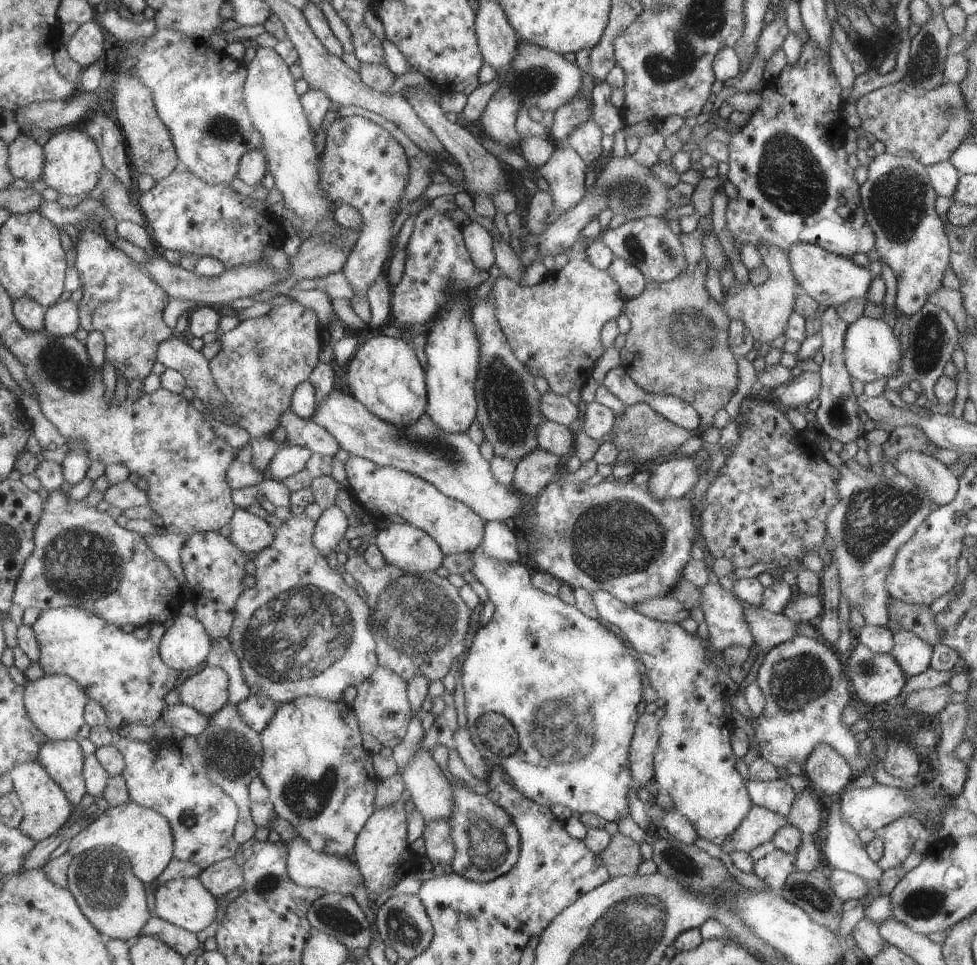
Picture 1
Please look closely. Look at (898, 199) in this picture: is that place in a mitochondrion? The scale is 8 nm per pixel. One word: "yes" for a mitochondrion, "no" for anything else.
yes

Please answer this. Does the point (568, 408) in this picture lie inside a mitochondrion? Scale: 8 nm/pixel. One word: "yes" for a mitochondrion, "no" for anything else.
no

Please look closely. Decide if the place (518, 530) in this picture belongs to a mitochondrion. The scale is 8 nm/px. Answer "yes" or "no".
no

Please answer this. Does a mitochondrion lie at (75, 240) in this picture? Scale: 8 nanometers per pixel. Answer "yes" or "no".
no

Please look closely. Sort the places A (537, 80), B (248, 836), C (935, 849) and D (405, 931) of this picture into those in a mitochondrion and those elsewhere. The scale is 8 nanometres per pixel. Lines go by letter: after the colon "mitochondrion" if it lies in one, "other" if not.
A: mitochondrion
B: other
C: other
D: mitochondrion

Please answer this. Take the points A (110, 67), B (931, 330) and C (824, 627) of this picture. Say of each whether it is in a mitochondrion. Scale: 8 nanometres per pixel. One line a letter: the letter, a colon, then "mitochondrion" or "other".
A: other
B: mitochondrion
C: other

